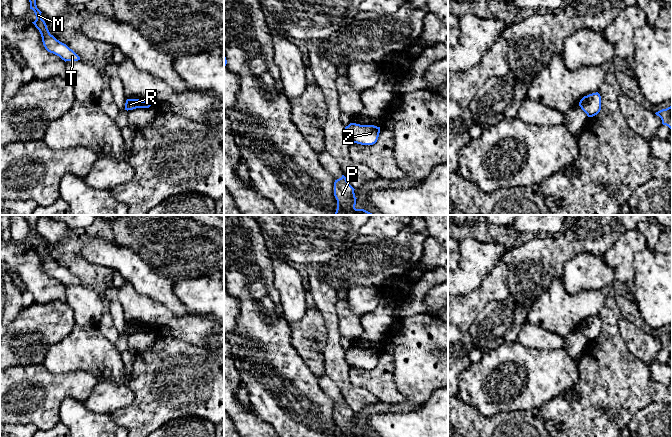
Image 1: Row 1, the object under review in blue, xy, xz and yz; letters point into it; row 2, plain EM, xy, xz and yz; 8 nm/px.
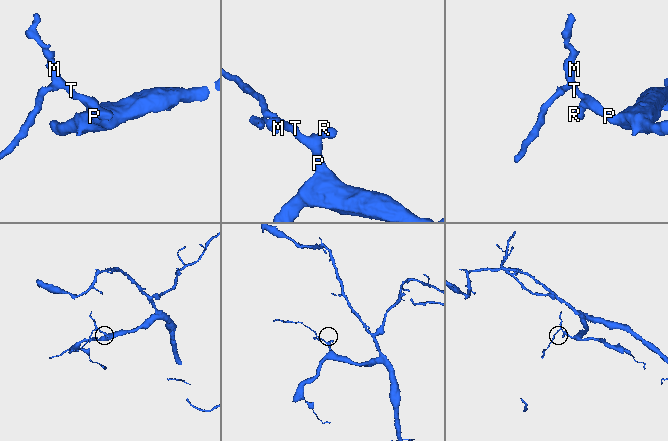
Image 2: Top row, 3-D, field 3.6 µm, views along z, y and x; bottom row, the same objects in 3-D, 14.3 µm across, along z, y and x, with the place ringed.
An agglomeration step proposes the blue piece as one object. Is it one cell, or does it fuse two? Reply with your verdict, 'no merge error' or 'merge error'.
no merge error

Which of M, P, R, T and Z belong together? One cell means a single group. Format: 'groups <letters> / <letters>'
groups M P R T Z

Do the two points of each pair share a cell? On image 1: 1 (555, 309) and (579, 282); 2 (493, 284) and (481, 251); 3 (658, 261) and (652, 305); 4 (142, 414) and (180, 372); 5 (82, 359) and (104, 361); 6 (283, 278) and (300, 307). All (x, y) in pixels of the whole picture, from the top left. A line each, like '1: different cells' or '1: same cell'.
1: different cells
2: different cells
3: same cell
4: same cell
5: same cell
6: same cell

